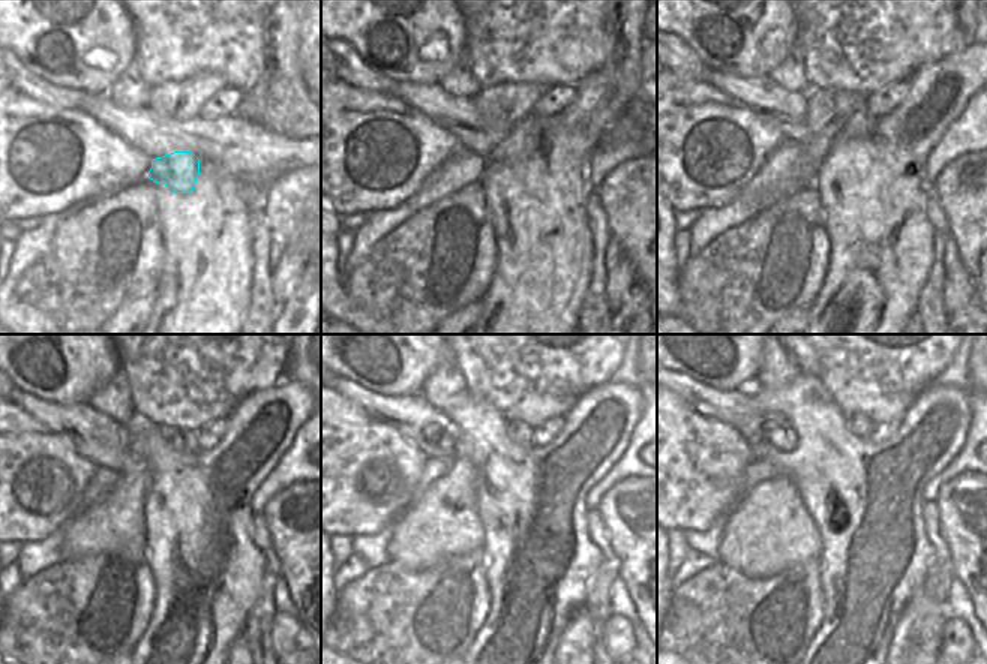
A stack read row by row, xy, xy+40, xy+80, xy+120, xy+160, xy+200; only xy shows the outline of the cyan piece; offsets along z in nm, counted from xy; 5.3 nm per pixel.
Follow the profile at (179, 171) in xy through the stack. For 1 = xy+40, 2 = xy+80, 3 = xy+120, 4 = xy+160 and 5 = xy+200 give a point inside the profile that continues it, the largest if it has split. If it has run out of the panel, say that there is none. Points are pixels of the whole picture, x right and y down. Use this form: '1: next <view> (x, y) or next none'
1: next xy+40 (525, 138)
2: next xy+80 (860, 125)
3: next xy+120 (185, 441)
4: next xy+160 (519, 432)
5: next xy+200 (858, 423)

